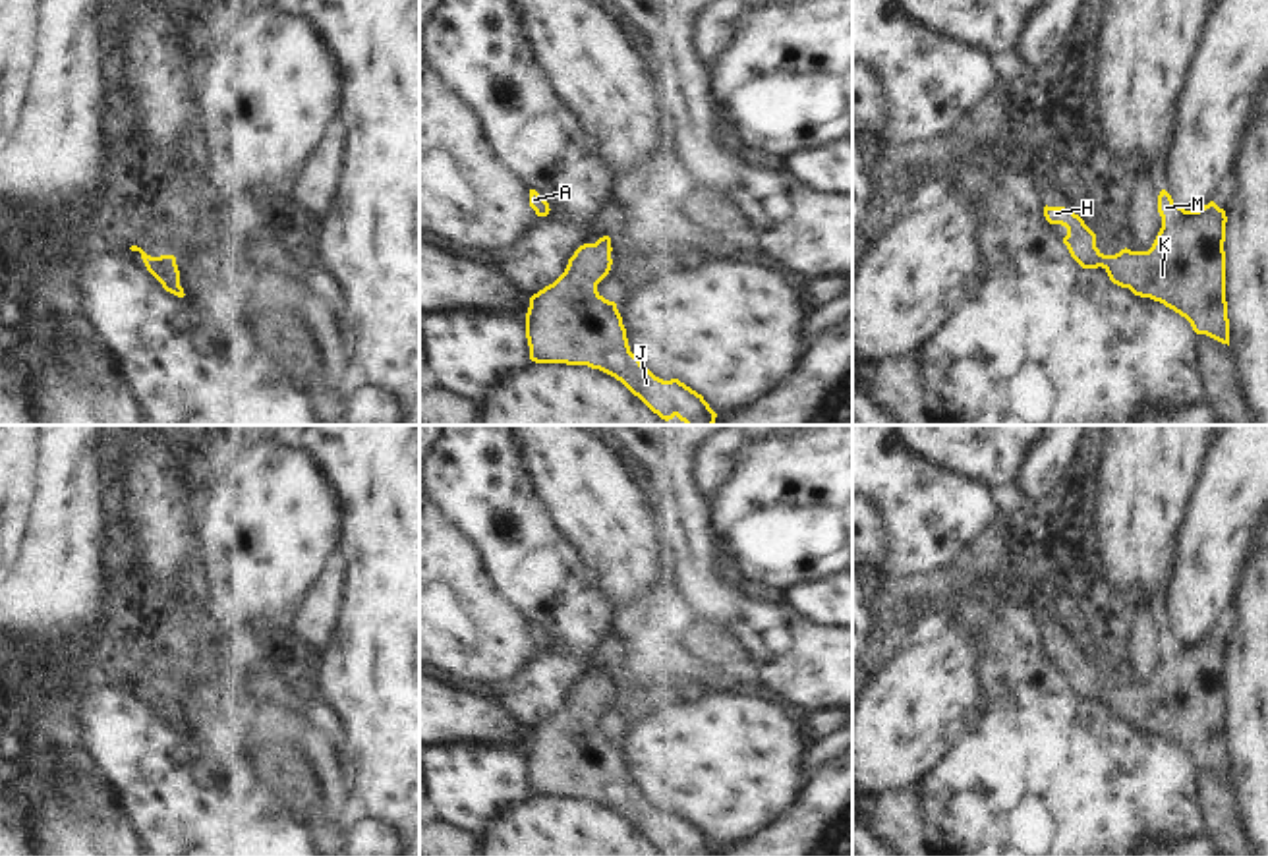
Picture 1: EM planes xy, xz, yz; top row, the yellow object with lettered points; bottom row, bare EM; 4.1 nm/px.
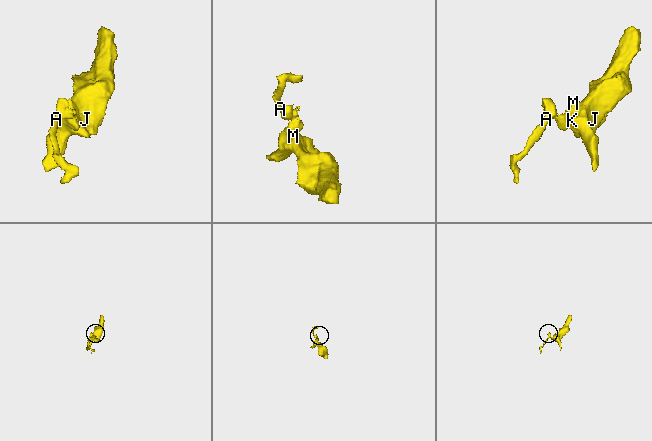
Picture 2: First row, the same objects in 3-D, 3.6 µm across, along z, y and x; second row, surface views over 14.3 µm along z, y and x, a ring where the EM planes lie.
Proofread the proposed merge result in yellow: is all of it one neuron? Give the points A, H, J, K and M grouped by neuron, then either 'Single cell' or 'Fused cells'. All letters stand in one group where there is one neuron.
Groups: A H J K M. Single cell.

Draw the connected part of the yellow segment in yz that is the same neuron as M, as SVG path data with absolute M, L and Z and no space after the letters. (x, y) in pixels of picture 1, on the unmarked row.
M1162 622L1162 661L1148 684L1104 688L1096 667L1065 640L1044 640L1050 657L1067 661L1063 676L1082 701L1102 699L1110 713L1185 750L1196 767L1229 779L1225 734L1225 643L1214 634L1185 643Z

